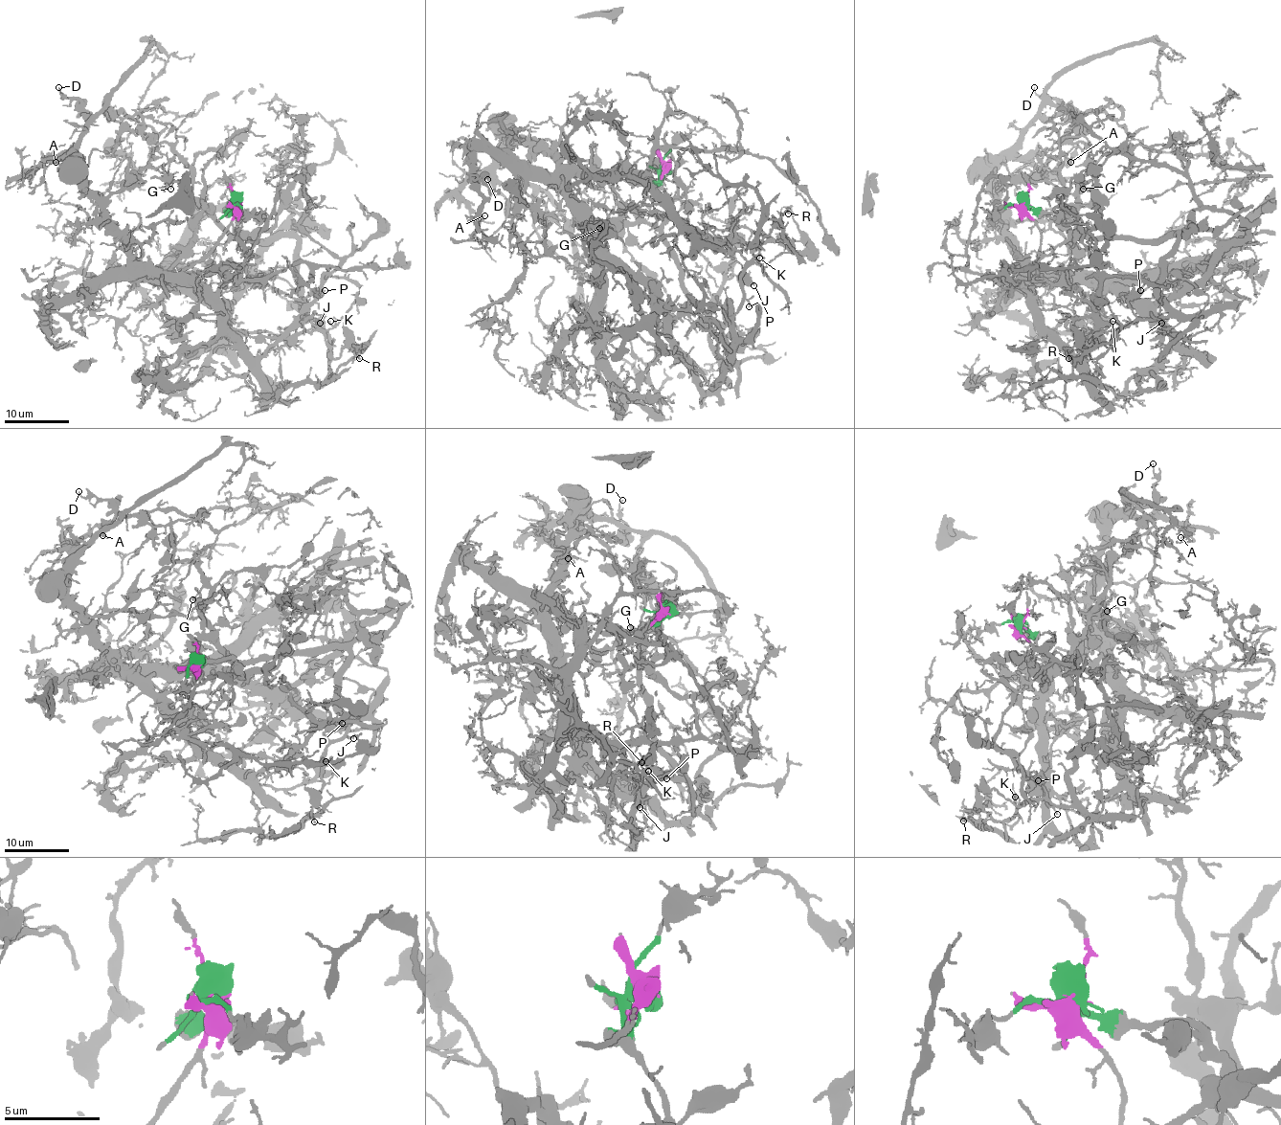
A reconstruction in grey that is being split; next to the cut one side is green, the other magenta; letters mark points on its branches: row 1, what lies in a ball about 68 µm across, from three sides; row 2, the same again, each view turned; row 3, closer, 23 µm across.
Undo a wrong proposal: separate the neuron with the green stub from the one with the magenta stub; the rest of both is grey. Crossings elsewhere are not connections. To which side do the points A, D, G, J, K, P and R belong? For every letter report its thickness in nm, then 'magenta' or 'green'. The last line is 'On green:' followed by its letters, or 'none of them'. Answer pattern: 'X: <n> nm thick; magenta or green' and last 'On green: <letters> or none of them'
A: 140 nm thick; magenta
D: 120 nm thick; magenta
G: 150 nm thick; green
J: 100 nm thick; green
K: 170 nm thick; green
P: 380 nm thick; green
R: 140 nm thick; green
On green: G, J, K, P, R

